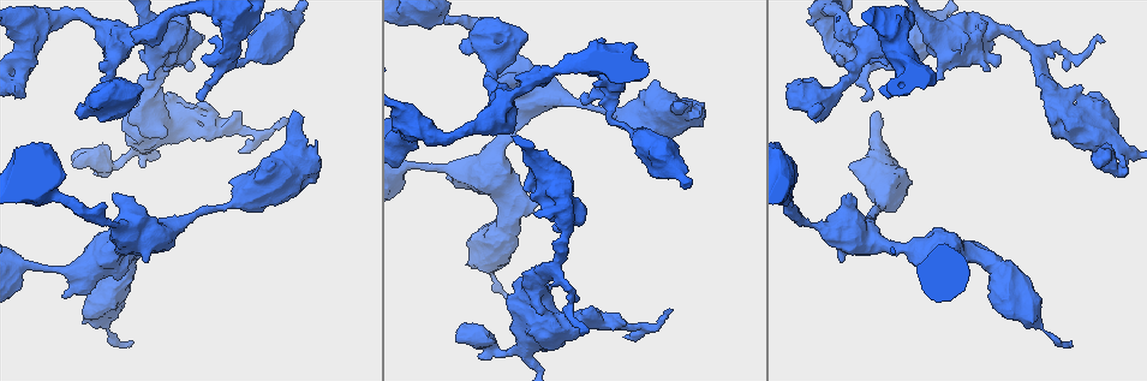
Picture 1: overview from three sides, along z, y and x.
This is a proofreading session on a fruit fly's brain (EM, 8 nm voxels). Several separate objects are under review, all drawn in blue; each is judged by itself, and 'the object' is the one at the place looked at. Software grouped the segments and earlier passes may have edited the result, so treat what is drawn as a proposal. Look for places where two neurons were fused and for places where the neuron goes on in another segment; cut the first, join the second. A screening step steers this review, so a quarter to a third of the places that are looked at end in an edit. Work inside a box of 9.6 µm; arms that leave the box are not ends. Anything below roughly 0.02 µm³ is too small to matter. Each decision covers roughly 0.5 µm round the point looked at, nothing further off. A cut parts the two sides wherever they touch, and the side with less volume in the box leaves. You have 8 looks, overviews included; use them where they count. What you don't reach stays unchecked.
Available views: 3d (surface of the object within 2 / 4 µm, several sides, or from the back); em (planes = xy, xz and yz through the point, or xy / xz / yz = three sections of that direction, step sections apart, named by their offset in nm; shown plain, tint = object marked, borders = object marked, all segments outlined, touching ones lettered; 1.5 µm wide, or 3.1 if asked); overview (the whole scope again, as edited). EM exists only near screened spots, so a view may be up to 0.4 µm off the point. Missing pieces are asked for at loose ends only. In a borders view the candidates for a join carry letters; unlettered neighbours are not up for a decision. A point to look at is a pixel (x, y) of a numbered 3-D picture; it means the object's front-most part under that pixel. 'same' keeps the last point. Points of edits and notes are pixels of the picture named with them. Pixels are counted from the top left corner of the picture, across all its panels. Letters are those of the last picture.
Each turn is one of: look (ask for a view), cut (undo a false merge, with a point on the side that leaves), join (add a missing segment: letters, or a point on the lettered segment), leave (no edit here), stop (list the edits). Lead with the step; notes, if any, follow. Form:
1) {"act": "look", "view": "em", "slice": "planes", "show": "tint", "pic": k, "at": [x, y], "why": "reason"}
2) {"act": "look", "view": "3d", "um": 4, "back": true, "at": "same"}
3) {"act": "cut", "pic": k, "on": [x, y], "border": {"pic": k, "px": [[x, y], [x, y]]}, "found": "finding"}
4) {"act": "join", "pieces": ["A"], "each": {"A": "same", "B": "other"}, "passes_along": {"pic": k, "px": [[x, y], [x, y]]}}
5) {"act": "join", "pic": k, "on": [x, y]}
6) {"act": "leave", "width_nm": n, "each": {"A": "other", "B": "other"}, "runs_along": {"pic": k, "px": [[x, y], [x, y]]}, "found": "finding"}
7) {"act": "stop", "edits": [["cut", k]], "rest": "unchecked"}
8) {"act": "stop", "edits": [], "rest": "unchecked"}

{"act": "look", "view": "em", "slice": "planes", "show": "plain", "pic": 1, "at": [241, 151], "why": "an open end"}

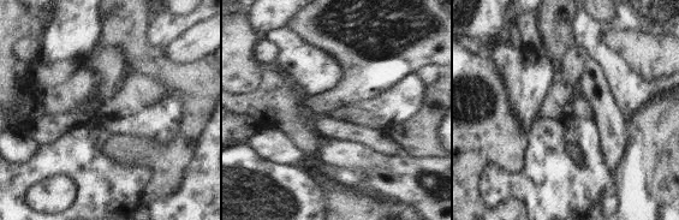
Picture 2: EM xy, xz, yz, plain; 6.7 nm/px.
{"act": "look", "view": "em", "slice": "planes", "show": "tint", "at": "same"}

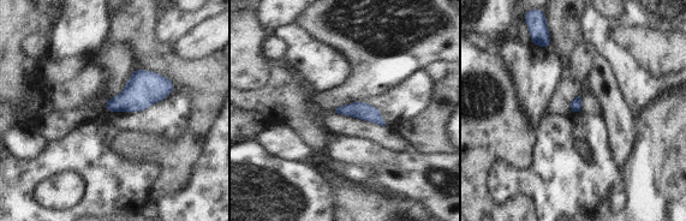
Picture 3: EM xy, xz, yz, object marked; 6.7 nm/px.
{"act": "look", "view": "em", "slice": "planes", "show": "borders", "at": "same", "why": "what lies round it"}

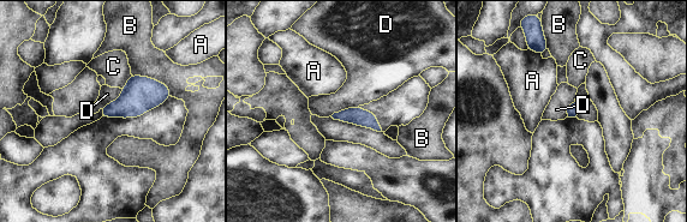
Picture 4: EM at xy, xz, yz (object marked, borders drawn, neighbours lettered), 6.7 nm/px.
{"act": "leave", "each": {"A": "other", "B": "other", "C": "other", "D": "other"}, "border": {"pic": 4, "px": [[358, 106], [340, 109], [330, 115]]}, "found": "none of them fits"}

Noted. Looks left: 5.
{"act": "look", "view": "em", "slice": "planes", "show": "borders", "pic": 1, "at": [1102, 163], "why": "thick end"}

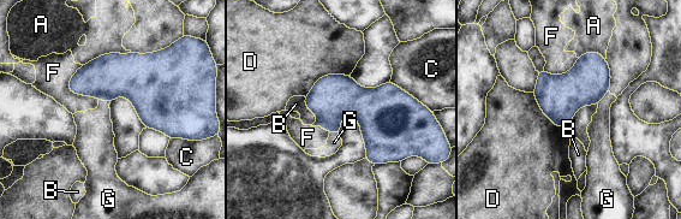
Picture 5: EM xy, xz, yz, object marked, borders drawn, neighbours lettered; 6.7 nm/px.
{"act": "leave", "each": {"A": "other", "B": "other", "C": "other", "D": "other", "F": "other", "G": "other"}, "border": {"pic": 5, "px": [[303, 96], [316, 116], [311, 125]]}, "found": "none of them fits"}

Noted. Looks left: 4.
{"act": "look", "view": "3d", "um": 4, "pic": 1, "at": [534, 214], "why": "an open end"}

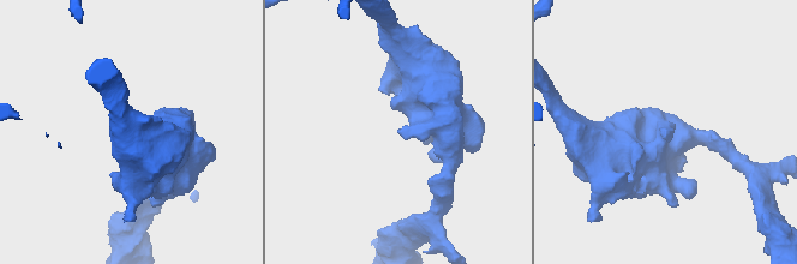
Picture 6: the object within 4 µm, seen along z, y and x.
{"act": "look", "view": "em", "slice": "planes", "show": "borders", "pic": 6, "at": [401, 133], "why": "now the EM"}

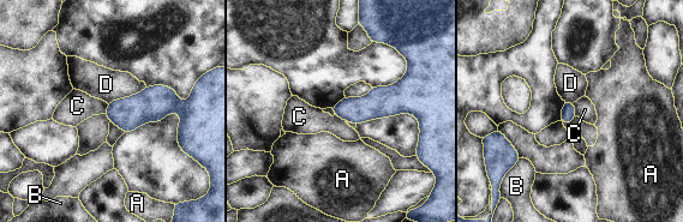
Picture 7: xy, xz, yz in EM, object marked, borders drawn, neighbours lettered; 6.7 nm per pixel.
{"act": "leave", "each": {"A": "other", "B": "other", "C": "other", "D": "other"}, "border": {"pic": 7, "px": [[573, 102], [577, 115]]}, "found": "no lettered segment goes on from it"}

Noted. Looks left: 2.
{"act": "look", "view": "3d", "um": 4, "pic": 1, "at": [101, 120], "why": "free end"}

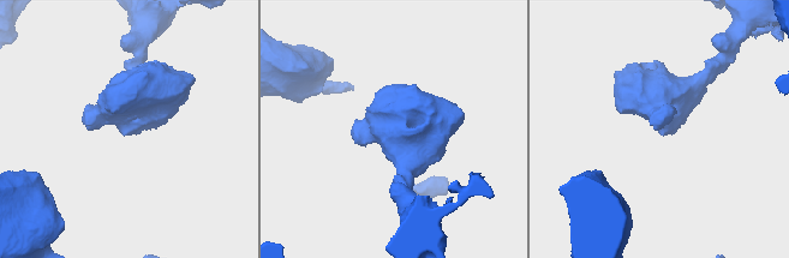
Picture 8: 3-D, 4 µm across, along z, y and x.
{"act": "look", "view": "em", "slice": "planes", "show": "borders", "pic": 8, "at": [123, 133]}

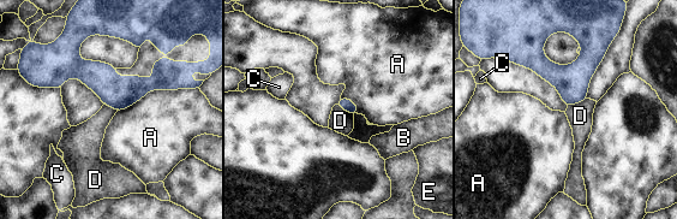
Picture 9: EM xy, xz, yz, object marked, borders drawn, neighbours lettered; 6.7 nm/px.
{"act": "leave", "longest_contact_nm": ["A", 500], "each": {"A": "other", "B": "other", "C": "other", "D": "other", "E": "other"}, "found": "none of them fits"}

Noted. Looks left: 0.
{"act": "stop", "edits": [], "rest": "unchecked"}

